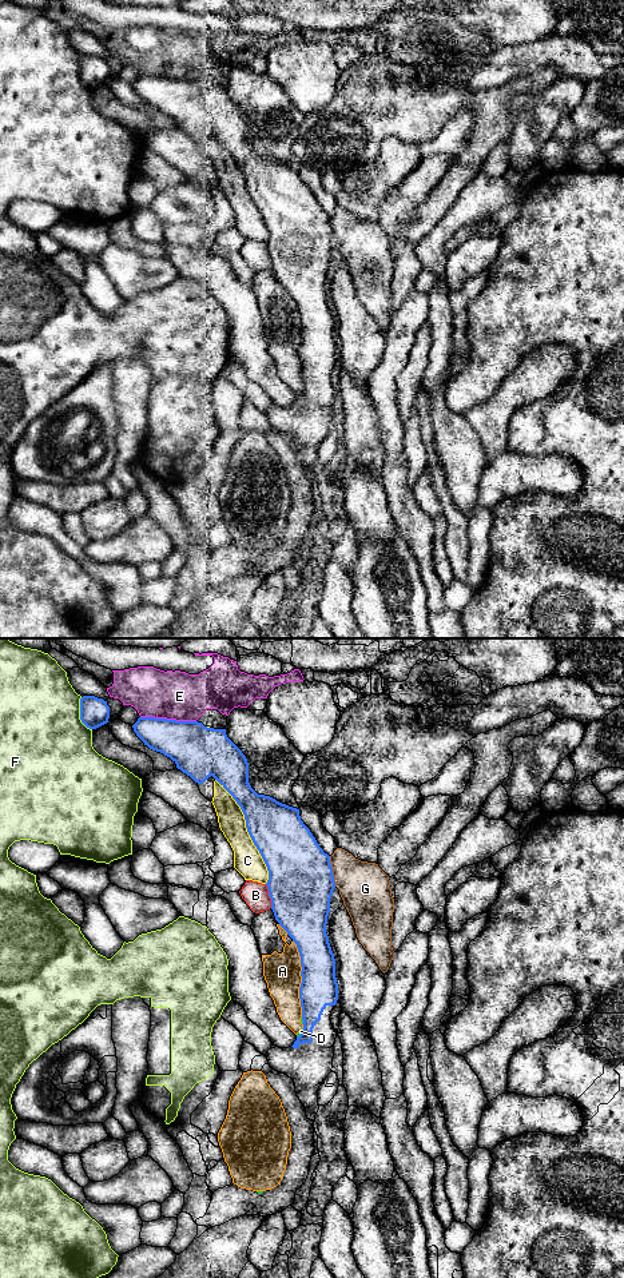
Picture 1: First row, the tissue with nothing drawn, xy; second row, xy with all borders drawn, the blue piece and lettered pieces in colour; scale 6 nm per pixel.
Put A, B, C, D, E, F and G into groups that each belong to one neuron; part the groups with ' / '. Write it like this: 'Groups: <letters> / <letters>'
Groups: A D / B / C / E / F / G

